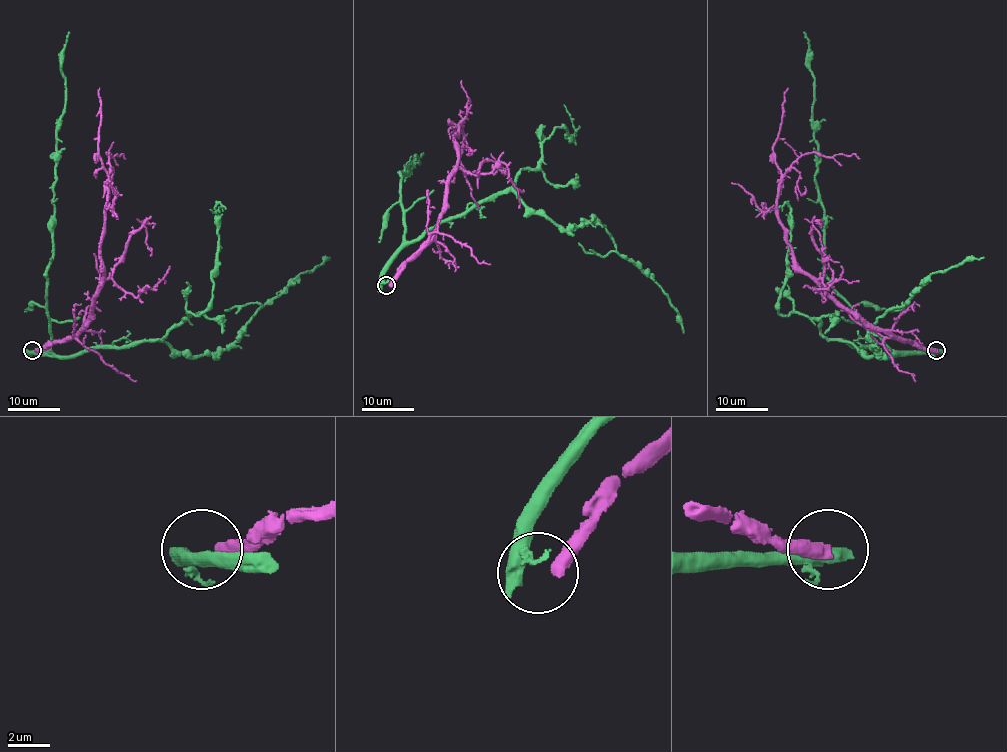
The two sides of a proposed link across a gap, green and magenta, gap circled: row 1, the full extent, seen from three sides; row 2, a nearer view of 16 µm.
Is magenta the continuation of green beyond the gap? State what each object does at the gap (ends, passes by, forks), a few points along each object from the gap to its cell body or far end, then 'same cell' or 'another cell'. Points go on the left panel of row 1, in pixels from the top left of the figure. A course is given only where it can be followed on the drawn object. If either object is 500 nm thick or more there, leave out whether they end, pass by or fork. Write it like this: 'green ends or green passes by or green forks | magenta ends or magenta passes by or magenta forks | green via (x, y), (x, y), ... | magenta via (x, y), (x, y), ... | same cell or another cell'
green via (29, 352), (72, 356), (159, 340), (189, 356), (221, 353), (261, 307), (301, 273), (330, 257) | magenta via (35, 349), (71, 339), (90, 319), (92, 298), (104, 279), (106, 152), (125, 159) | another cell

